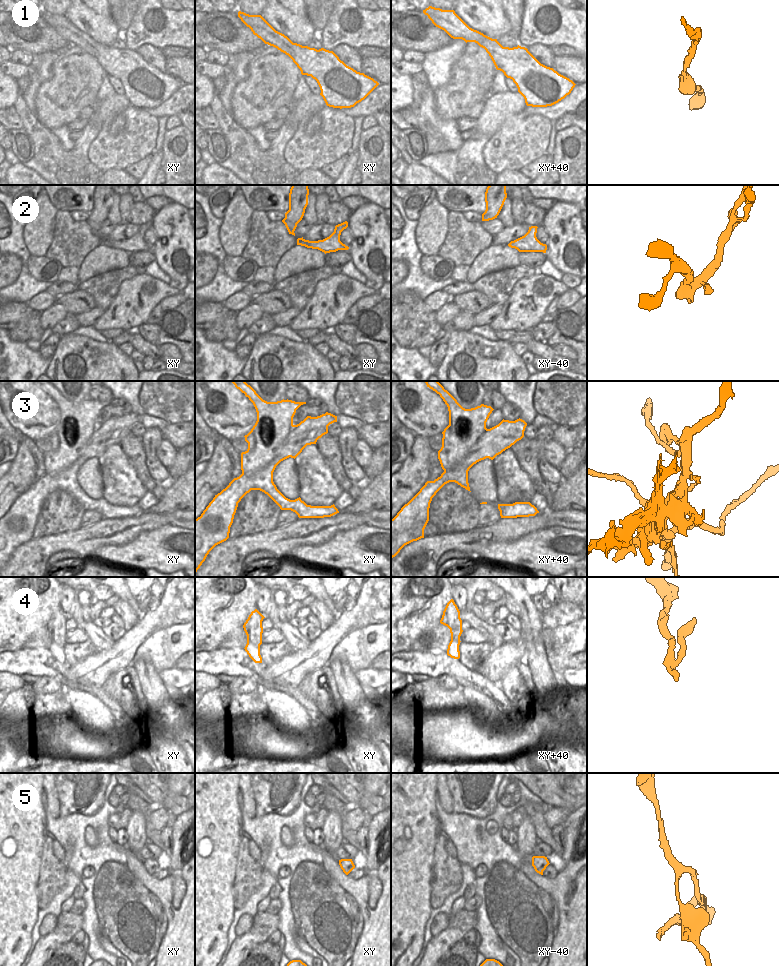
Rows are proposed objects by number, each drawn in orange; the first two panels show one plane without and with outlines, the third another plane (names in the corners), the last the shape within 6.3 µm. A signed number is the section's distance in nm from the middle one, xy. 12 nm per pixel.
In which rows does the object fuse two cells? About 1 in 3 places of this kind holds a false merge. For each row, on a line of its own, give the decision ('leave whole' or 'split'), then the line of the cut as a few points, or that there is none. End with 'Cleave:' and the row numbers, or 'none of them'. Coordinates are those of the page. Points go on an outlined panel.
1: leave whole | no cut
2: leave whole | no cut
3: split | xy+40 (487, 429), (470, 450), (469, 454)
4: split | xy (259, 645), (255, 647), (255, 654), (251, 658)
5: leave whole | no cut
Cleave: 3, 4

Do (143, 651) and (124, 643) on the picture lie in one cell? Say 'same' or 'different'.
different

